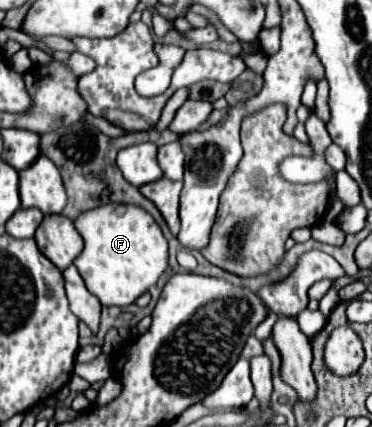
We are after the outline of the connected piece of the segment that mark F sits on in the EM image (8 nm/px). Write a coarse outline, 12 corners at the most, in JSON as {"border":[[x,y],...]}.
{"border":[[79,214],[75,266],[103,306],[133,304],[167,268],[151,214]]}

